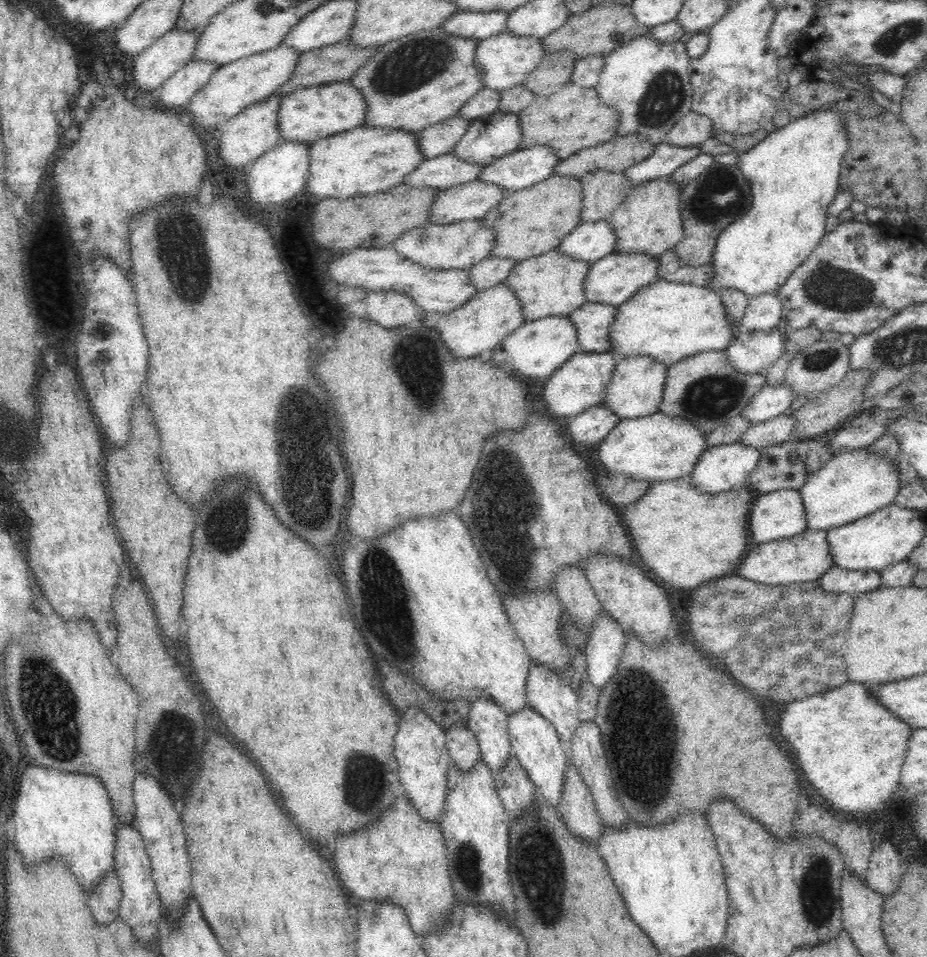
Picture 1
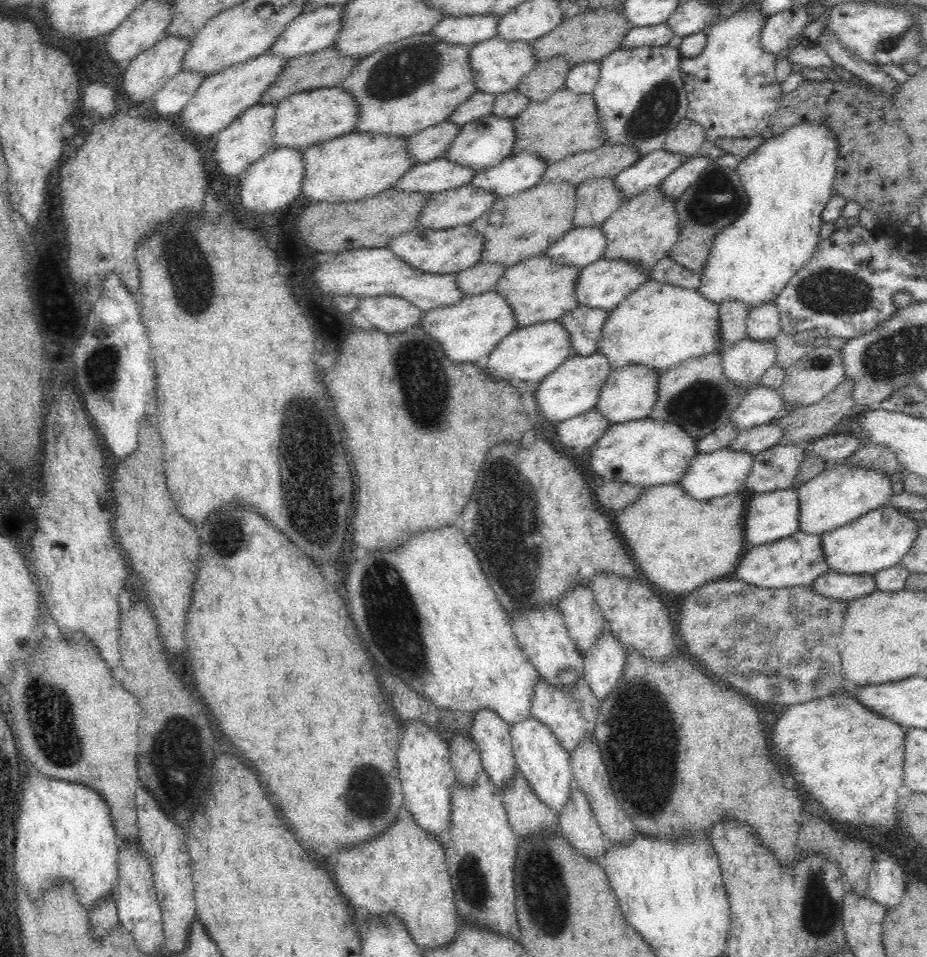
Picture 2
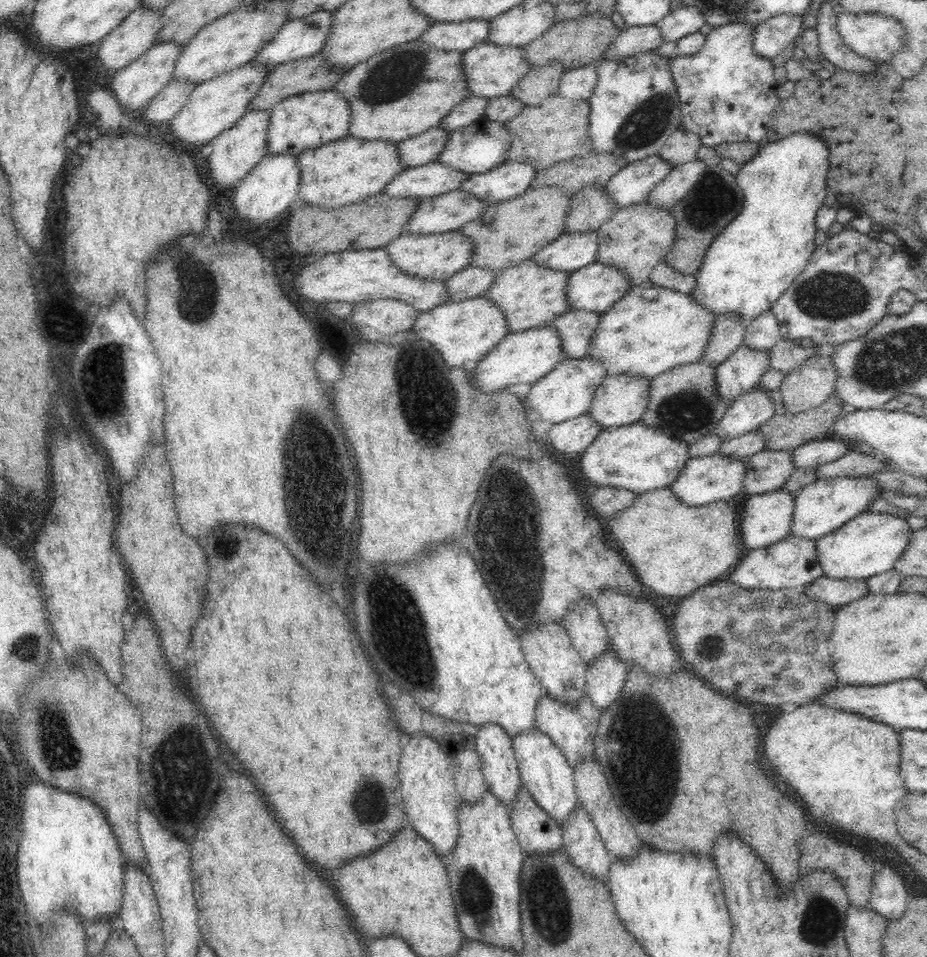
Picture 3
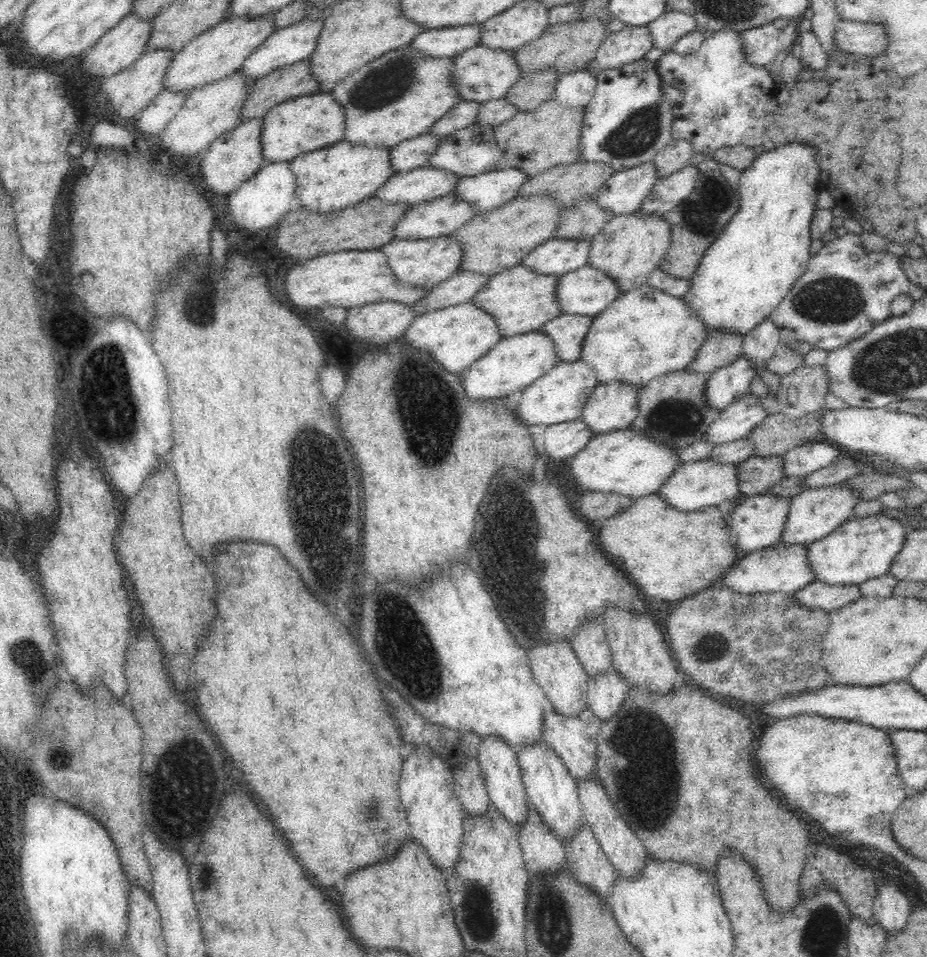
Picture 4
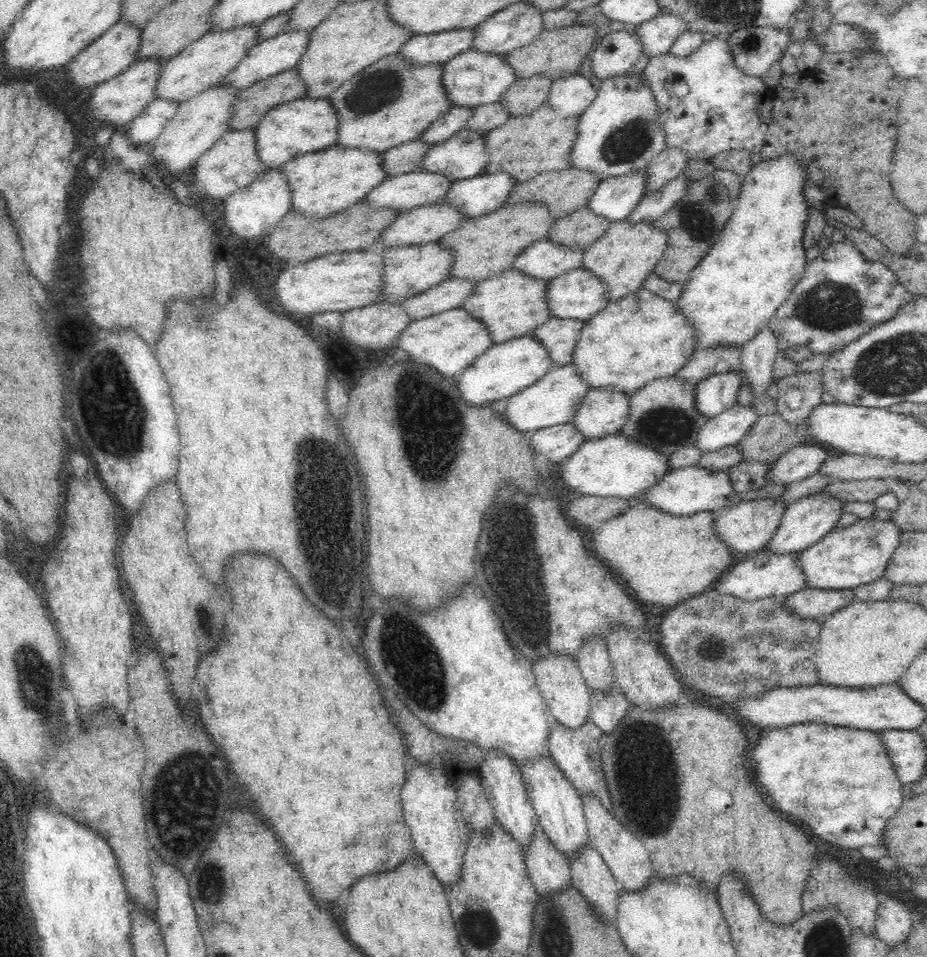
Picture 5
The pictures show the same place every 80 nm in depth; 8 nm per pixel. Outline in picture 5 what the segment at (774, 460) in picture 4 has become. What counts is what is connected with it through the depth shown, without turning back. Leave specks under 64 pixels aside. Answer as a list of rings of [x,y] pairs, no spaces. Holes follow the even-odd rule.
[[[741,462],[732,465],[726,471],[732,488],[739,493],[747,490],[760,490],[762,486],[766,486],[766,472],[771,466],[772,464],[764,462]]]

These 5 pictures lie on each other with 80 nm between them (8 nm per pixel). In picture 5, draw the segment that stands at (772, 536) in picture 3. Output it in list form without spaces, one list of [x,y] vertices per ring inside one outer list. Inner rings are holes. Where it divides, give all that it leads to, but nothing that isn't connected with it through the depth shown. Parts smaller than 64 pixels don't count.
[[[780,499],[736,501],[730,507],[724,507],[715,513],[712,531],[716,539],[720,539],[730,550],[744,553],[762,550],[774,536],[786,507],[784,503],[780,503]]]

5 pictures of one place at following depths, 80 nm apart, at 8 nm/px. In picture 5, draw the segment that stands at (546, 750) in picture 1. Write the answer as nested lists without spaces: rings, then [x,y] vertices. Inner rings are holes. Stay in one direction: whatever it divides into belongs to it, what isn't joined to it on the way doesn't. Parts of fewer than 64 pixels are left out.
[[[548,754],[539,759],[528,759],[523,764],[521,773],[528,799],[537,816],[537,823],[544,830],[546,837],[552,841],[556,851],[571,863],[578,856],[581,848],[589,842],[583,800],[572,787],[572,783],[568,782],[564,773],[556,768],[554,759]]]

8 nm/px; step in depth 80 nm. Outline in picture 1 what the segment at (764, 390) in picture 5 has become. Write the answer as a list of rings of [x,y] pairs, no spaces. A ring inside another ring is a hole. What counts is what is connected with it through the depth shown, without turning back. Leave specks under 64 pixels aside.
[[[764,293],[749,299],[742,320],[742,332],[772,332],[783,316],[777,293]]]

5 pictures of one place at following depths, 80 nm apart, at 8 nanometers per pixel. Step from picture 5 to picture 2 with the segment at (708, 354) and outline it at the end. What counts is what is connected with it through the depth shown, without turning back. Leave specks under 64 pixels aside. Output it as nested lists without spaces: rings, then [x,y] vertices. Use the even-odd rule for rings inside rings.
[[[725,300],[719,304],[720,339],[719,348],[712,354],[724,354],[726,348],[736,346],[740,340],[746,337],[748,305],[736,301]]]

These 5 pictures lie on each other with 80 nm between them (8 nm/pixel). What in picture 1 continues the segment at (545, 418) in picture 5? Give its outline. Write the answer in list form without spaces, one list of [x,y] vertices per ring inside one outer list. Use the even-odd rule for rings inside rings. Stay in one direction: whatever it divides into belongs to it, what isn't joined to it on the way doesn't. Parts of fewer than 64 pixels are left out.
[[[608,351],[572,355],[543,385],[541,396],[549,416],[565,421],[571,416],[588,410],[591,406],[600,405],[617,361],[618,359]]]

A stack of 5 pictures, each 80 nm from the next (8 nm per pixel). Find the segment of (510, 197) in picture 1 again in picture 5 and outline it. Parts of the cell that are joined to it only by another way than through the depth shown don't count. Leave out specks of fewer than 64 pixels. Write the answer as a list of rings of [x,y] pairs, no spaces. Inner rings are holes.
[[[542,203],[504,204],[488,214],[462,220],[458,228],[437,240],[442,247],[452,251],[452,268],[448,272],[448,278],[477,282],[496,276],[512,266],[516,256],[528,244],[544,239],[548,228],[555,221],[548,207],[544,207]]]

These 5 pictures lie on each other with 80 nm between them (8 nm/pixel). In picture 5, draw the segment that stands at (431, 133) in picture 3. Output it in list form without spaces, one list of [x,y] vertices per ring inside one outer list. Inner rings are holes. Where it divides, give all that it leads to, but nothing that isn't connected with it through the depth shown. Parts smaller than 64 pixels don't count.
[[[416,139],[380,153],[384,175],[389,177],[418,171],[420,160],[425,152],[428,152],[428,148],[430,148],[428,143]]]

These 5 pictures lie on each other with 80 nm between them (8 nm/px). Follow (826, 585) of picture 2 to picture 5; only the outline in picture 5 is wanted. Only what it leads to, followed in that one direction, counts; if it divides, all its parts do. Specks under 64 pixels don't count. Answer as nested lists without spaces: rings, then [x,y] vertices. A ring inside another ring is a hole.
[[[808,587],[783,598],[784,607],[804,620],[821,620],[855,601],[852,589],[827,591]]]

